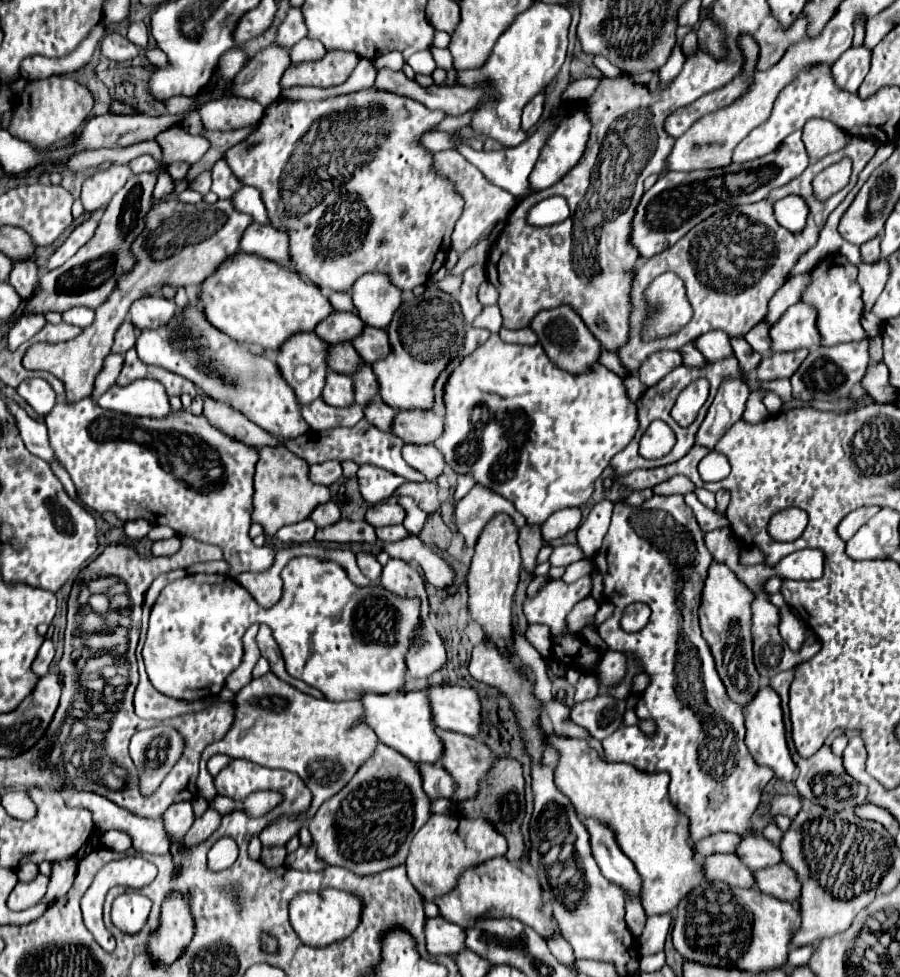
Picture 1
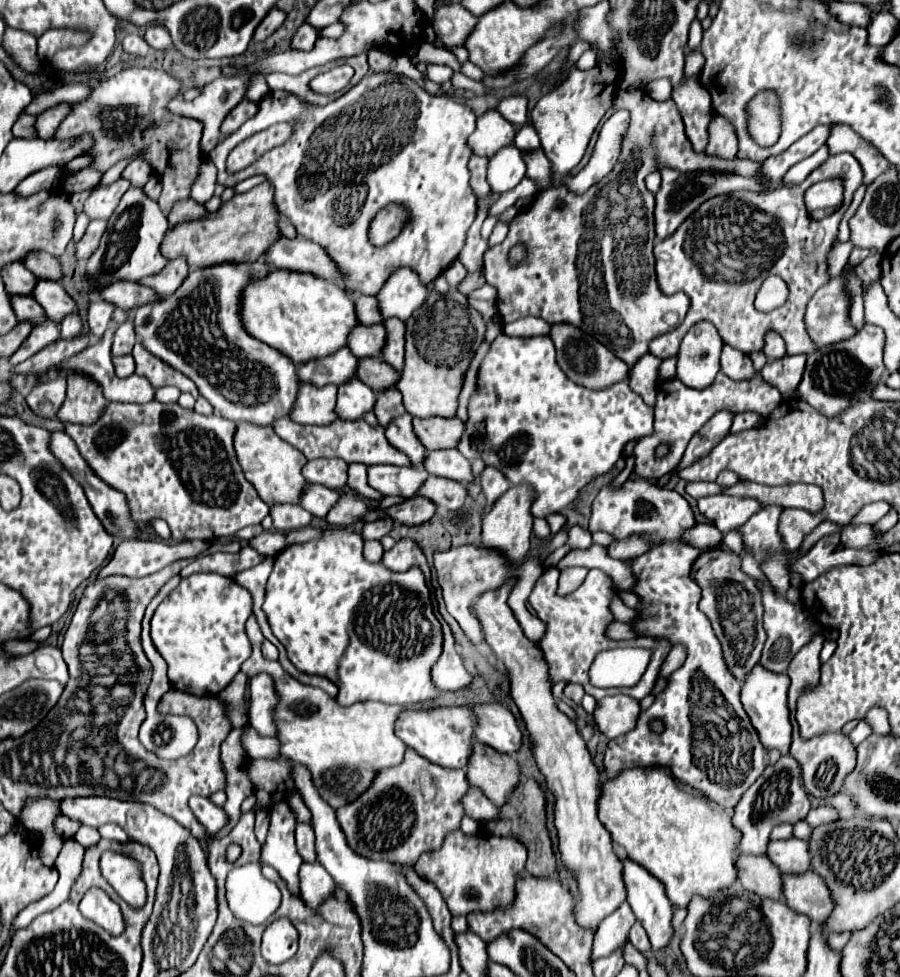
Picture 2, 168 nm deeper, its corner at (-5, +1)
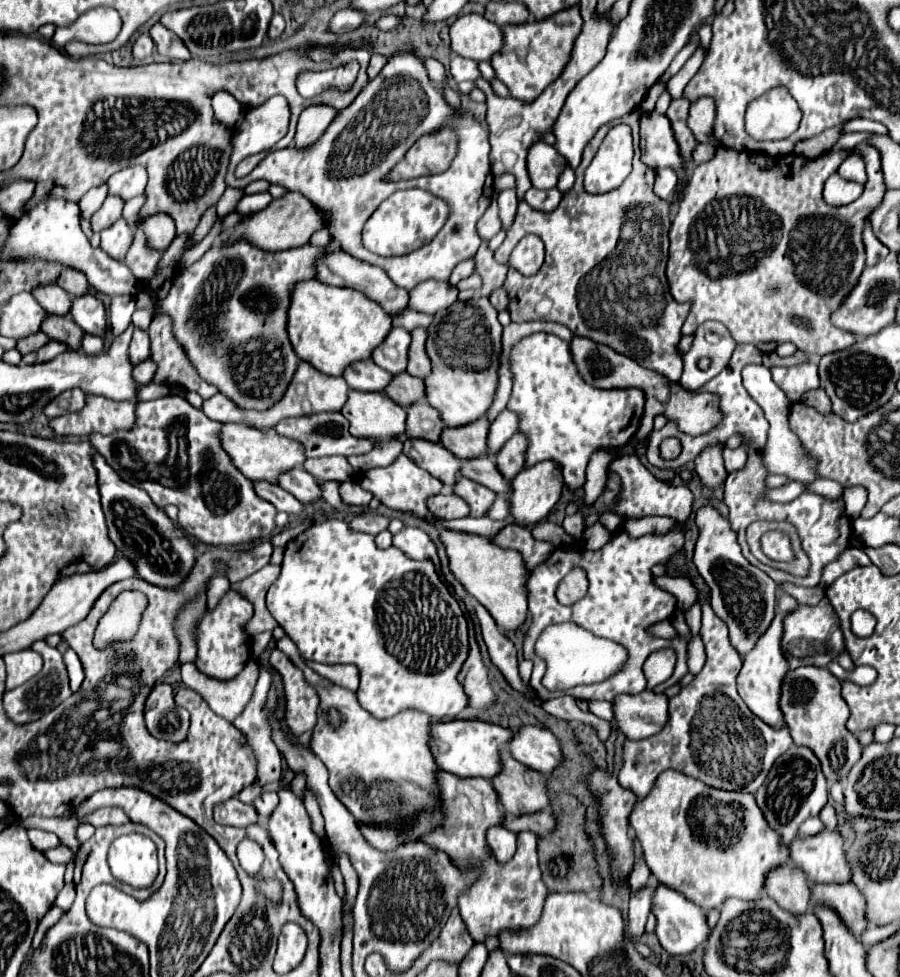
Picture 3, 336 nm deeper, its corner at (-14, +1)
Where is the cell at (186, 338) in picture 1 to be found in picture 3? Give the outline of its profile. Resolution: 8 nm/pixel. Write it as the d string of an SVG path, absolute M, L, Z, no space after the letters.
M244 240L228 248L212 246L198 262L178 270L168 296L156 304L154 314L168 314L172 318L172 334L176 334L176 340L184 346L188 360L204 380L218 388L218 392L228 396L242 410L268 410L272 404L280 402L298 366L298 358L286 336L290 288L300 280L314 278L314 258L326 250L328 248L314 248L308 244L272 254L248 242L244 244Z

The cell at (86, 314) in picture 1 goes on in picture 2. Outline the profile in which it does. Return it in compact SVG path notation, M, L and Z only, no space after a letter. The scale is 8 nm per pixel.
M95 300L91 306L89 306L89 316L87 316L87 322L89 322L89 328L91 328L91 334L95 338L101 338L103 332L107 330L107 324L111 322L111 316L115 312L115 304L111 302L103 302L103 300Z

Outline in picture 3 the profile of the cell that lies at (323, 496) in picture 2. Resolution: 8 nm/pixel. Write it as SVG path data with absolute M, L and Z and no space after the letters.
M302 466L284 474L280 480L282 480L280 482L282 488L288 490L292 496L296 496L302 504L310 504L310 502L316 502L322 498L320 482L316 478L312 478Z

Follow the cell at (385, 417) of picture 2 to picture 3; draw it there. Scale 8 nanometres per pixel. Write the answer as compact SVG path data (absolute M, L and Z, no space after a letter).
M416 402L416 406L408 406L406 414L408 414L408 430L406 430L408 438L426 438L438 442L444 422L430 404Z

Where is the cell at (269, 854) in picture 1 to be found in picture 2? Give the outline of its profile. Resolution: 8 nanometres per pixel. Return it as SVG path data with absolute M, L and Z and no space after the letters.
M275 802L271 806L271 826L261 850L261 862L273 866L287 882L291 894L299 896L299 868L303 858L295 848L295 822L295 812L287 802Z

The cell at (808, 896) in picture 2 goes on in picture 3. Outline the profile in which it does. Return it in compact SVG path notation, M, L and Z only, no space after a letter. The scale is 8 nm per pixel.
M852 882L844 884L814 884L810 894L810 908L816 906L832 906L840 920L848 924L848 930L856 934L856 938L866 928L864 920L864 896Z

